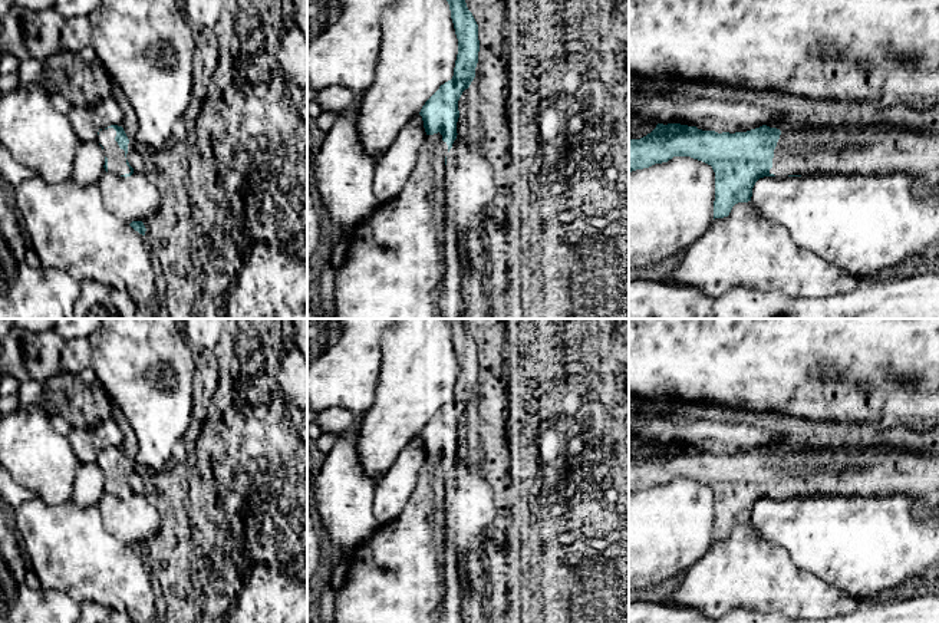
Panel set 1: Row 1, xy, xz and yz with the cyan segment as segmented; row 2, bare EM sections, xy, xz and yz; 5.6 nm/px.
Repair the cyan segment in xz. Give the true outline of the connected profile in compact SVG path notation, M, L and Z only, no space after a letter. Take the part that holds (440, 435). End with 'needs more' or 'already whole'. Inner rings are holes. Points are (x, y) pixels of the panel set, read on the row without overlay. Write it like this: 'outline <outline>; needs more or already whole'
outline M465 319L445 320L449 326L451 340L458 360L454 398L439 408L419 434L426 456L438 454L442 456L434 468L435 510L441 520L444 520L447 475L458 456L458 422L475 399L480 373L478 346L467 329Z; needs more

